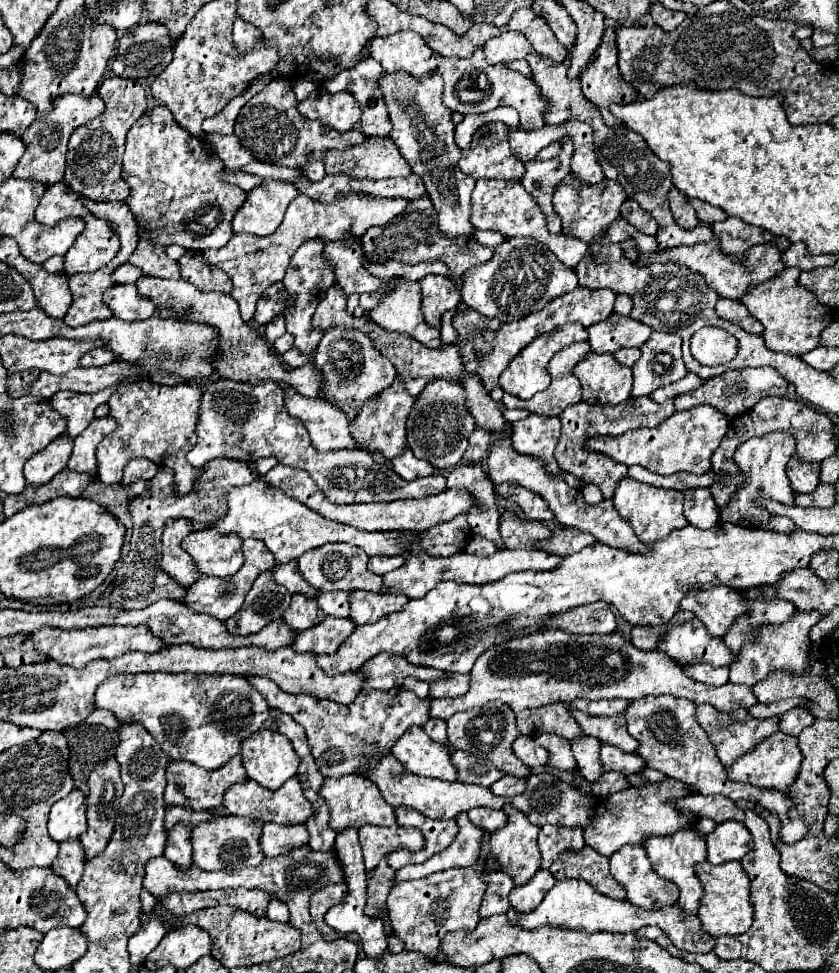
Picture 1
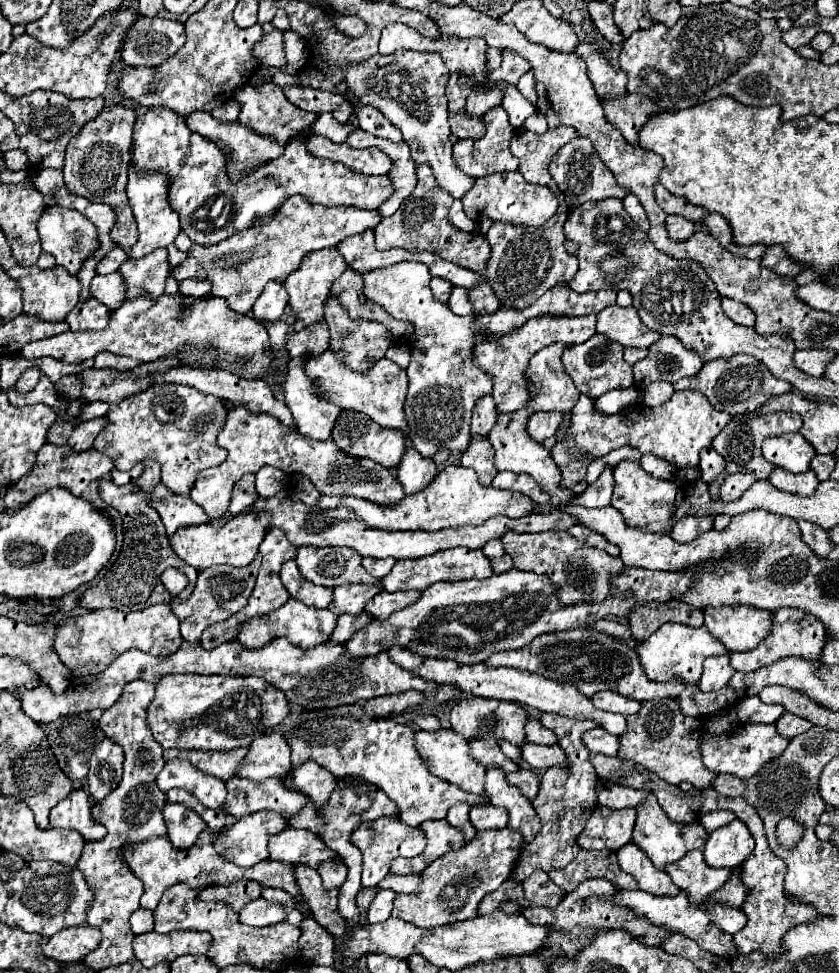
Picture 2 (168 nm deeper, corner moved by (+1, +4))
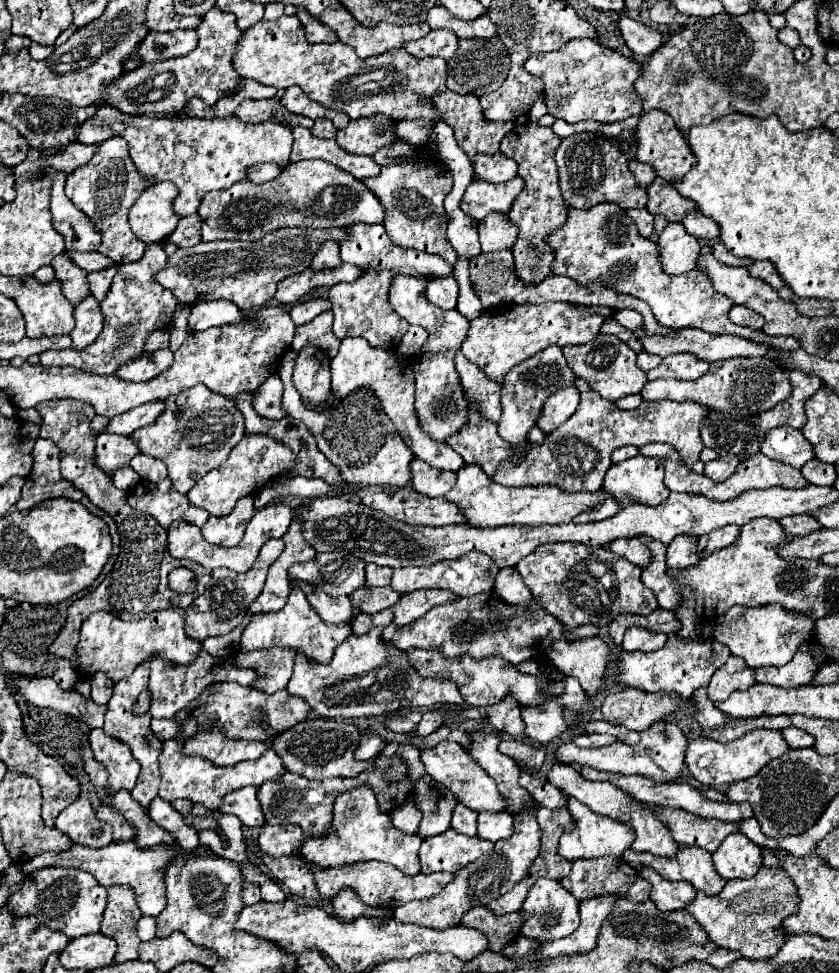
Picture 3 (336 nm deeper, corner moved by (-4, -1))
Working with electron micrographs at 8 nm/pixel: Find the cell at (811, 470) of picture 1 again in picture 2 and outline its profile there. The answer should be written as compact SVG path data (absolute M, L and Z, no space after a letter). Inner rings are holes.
M785 434L779 438L767 438L763 442L763 456L787 472L807 472L815 448L801 434Z

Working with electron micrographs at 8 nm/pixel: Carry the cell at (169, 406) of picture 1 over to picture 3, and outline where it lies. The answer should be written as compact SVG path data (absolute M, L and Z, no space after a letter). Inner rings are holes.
M196 385L188 391L182 391L182 395L168 397L166 409L160 419L132 433L132 439L144 455L156 457L166 463L168 477L182 495L192 489L196 479L220 467L242 437L244 417L236 403L228 397L210 391L204 385Z

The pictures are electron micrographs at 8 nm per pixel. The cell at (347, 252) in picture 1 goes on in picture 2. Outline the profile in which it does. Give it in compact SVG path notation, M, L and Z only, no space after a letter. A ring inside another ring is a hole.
M399 262L383 270L369 270L363 274L363 294L371 302L383 306L383 310L387 310L387 314L393 318L407 320L415 326L419 344L417 352L411 354L411 364L407 368L409 390L405 398L405 420L409 428L407 440L423 458L433 458L439 450L457 454L467 450L471 442L469 424L475 402L491 394L491 376L485 370L479 370L473 360L477 342L475 330L481 330L485 338L497 340L537 316L587 316L597 314L607 306L615 306L613 290L577 294L569 286L555 286L547 290L547 294L543 294L537 304L525 310L499 308L495 314L485 316L457 316L449 310L447 304L433 300L429 280L431 274L427 266L419 262Z

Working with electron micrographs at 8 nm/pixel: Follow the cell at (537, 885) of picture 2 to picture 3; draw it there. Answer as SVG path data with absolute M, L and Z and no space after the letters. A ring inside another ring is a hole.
M538 879L532 885L532 889L528 891L528 897L520 911L524 913L524 923L520 927L520 935L532 937L538 943L548 943L548 941L568 937L580 925L578 899L572 893L568 893L556 879Z

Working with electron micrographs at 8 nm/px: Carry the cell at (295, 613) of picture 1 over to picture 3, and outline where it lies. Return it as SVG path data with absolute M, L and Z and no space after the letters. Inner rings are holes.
M292 589L288 603L284 605L282 611L278 613L268 613L268 615L254 615L250 623L246 625L242 633L242 651L254 651L254 649L264 649L264 647L274 647L274 645L288 645L316 663L330 663L334 649L352 633L350 627L346 625L328 625L320 619L316 609L308 603L306 595L300 589Z

